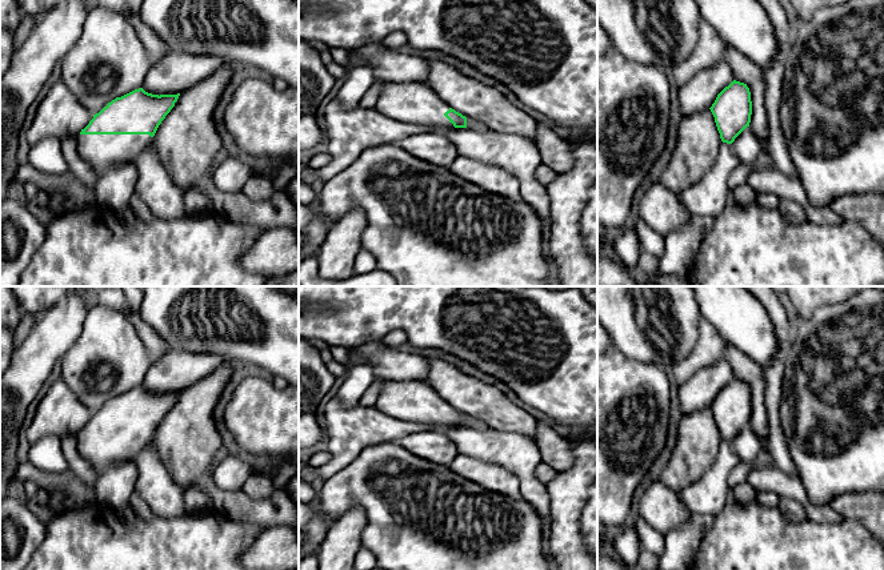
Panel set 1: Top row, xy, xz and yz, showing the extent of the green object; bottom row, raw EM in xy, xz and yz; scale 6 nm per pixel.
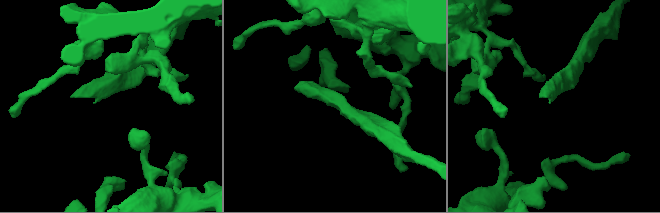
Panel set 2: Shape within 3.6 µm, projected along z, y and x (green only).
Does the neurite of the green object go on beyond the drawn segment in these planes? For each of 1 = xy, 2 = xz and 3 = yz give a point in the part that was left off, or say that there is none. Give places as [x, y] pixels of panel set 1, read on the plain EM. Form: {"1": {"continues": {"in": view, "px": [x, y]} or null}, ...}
{"1": {"continues": {"in": "xy", "px": [102, 450]}}, "2": {"continues": {"in": "xz", "px": [408, 401]}}, "3": {"continues": null}}

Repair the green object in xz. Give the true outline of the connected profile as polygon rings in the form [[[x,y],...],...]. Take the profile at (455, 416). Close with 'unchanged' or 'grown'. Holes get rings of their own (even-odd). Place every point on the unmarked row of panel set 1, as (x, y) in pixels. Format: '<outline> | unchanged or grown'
[[[385,381],[376,406],[401,421],[431,426],[467,426],[467,416],[449,406],[427,382]]] | grown

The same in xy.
[[[139,386],[116,396],[81,428],[77,435],[80,455],[99,475],[116,465],[135,461],[179,394],[159,394]]] | grown

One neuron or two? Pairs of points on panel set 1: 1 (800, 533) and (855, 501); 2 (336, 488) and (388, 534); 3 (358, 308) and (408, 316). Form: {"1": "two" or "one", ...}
{"1": "two", "2": "one", "3": "one"}

